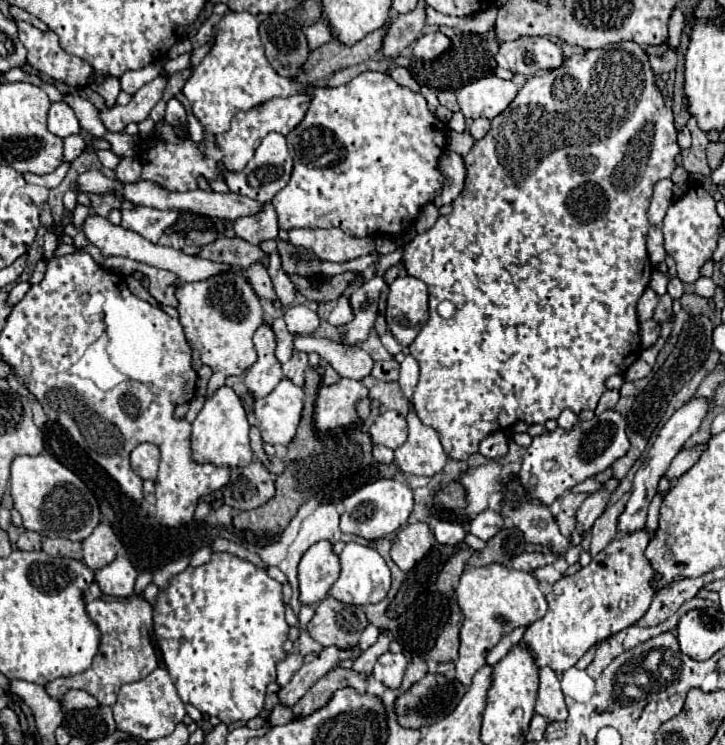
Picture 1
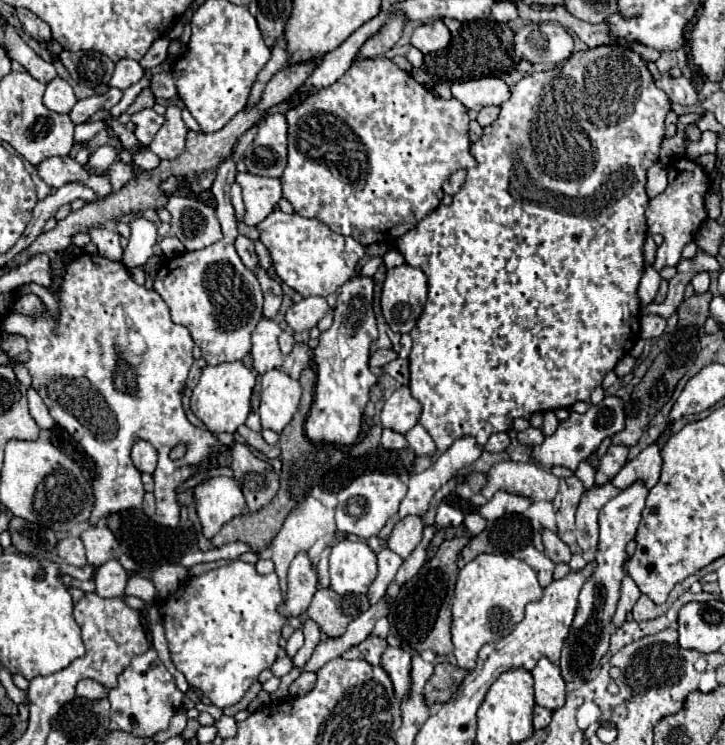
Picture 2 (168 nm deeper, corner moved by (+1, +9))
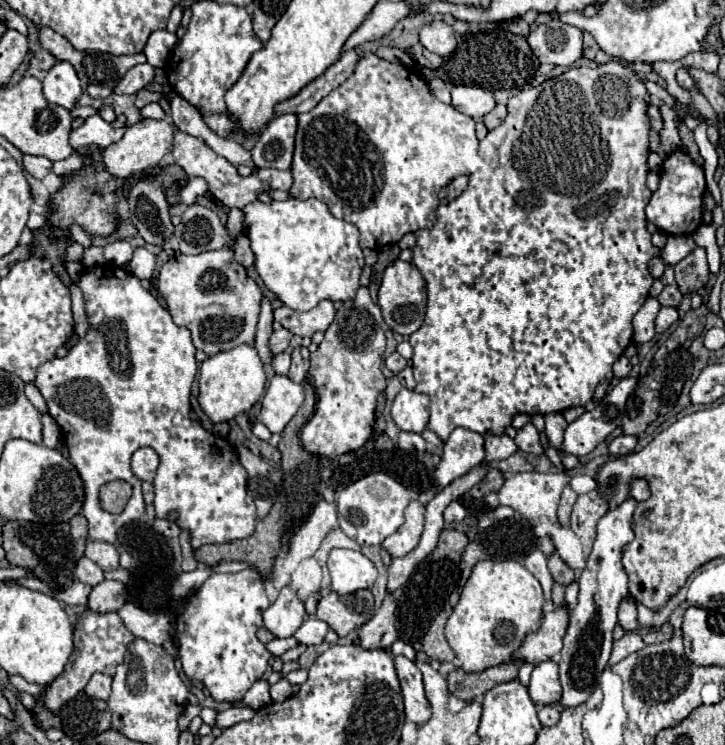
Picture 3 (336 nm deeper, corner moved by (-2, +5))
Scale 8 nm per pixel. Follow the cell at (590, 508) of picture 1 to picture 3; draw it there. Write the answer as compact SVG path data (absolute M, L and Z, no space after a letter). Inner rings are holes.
M626 434L616 436L610 442L610 456L626 456L626 454L630 454L636 448L636 442L638 442L636 436L626 436Z

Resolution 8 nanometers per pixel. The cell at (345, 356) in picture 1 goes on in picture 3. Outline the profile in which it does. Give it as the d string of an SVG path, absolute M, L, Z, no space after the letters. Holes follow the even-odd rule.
M394 352L394 354L390 354L390 356L386 358L386 368L392 370L394 374L398 374L402 368L406 368L406 364L408 364L408 362L406 362L398 352Z

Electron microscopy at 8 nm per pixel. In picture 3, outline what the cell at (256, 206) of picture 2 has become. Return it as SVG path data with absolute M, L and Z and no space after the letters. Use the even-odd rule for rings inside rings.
M176 132L176 140L174 140L174 148L172 148L172 156L176 160L178 166L182 166L186 170L188 176L200 176L206 180L210 194L220 200L224 206L228 208L244 208L244 204L250 204L252 200L256 200L256 196L260 192L266 192L270 188L278 188L288 192L292 186L292 174L290 170L278 170L278 168L262 168L258 174L250 174L246 178L242 178L236 168L222 156L218 156L214 150L210 150L204 140L194 138L190 134L184 132Z

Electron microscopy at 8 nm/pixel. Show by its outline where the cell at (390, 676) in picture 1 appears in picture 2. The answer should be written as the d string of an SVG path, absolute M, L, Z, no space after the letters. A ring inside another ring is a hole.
M387 648L381 656L381 666L389 674L395 694L407 698L409 692L409 672L411 672L411 654L401 648Z

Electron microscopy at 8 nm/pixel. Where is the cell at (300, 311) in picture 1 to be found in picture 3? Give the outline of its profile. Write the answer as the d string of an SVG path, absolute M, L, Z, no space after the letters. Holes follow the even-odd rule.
M322 300L308 312L296 312L292 308L280 306L274 310L274 320L296 336L312 336L318 330L324 332L332 324L334 314L336 314L334 304L330 300Z

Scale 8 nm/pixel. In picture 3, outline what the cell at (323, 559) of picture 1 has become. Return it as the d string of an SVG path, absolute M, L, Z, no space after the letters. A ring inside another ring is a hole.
M286 586L280 590L278 598L266 608L262 620L264 628L270 630L276 638L288 638L300 628L304 616L304 604L298 600L296 592L290 586Z

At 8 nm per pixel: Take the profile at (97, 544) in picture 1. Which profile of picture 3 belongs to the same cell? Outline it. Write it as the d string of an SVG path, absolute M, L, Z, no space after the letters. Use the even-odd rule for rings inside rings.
M88 540L86 542L86 556L96 562L104 572L110 572L110 570L118 570L120 564L118 564L118 548L114 544L108 544L108 542L94 542L94 540Z

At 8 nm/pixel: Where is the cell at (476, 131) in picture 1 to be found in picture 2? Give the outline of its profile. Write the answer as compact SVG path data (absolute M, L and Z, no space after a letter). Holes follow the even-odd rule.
M487 106L487 108L481 108L479 114L477 114L477 122L481 126L489 126L491 122L495 122L499 116L499 108L497 106Z

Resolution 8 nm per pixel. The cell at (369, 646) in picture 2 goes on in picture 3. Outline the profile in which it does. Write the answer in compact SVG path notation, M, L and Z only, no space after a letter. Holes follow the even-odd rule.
M386 592L382 606L378 612L360 628L360 642L362 648L384 648L390 650L392 642L398 638L394 628L394 610L396 602L390 592Z

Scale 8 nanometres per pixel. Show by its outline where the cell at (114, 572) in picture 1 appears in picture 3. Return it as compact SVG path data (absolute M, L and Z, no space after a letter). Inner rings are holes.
M104 580L96 588L92 588L88 596L88 608L92 612L118 612L126 602L126 588L122 582Z

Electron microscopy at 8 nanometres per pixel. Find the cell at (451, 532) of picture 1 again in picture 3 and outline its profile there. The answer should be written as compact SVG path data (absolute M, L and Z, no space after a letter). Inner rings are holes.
M450 502L448 508L444 510L444 520L446 522L458 522L466 516L466 508L460 502Z

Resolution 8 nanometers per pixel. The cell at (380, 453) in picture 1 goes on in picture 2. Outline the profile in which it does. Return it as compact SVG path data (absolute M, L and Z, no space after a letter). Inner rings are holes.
M387 428L383 430L381 444L383 444L383 448L387 448L387 450L407 448L407 444L405 444L405 436L403 436L403 434L397 434L397 432L393 432L393 430L387 430Z

